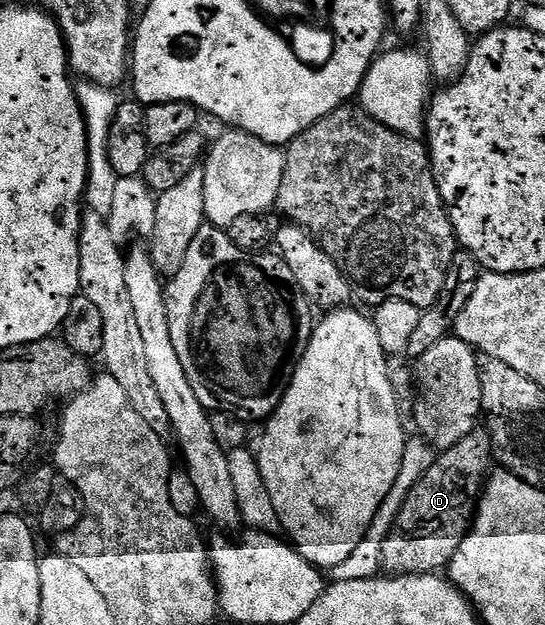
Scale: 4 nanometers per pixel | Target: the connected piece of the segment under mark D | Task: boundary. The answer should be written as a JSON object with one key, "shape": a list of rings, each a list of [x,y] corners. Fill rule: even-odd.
{"shape":[[[485,430],[469,432],[435,459],[420,482],[412,486],[398,515],[396,530],[382,547],[382,566],[389,575],[428,576],[441,573],[449,565],[474,522],[484,485],[492,472],[490,460],[492,464],[490,433]]]}

